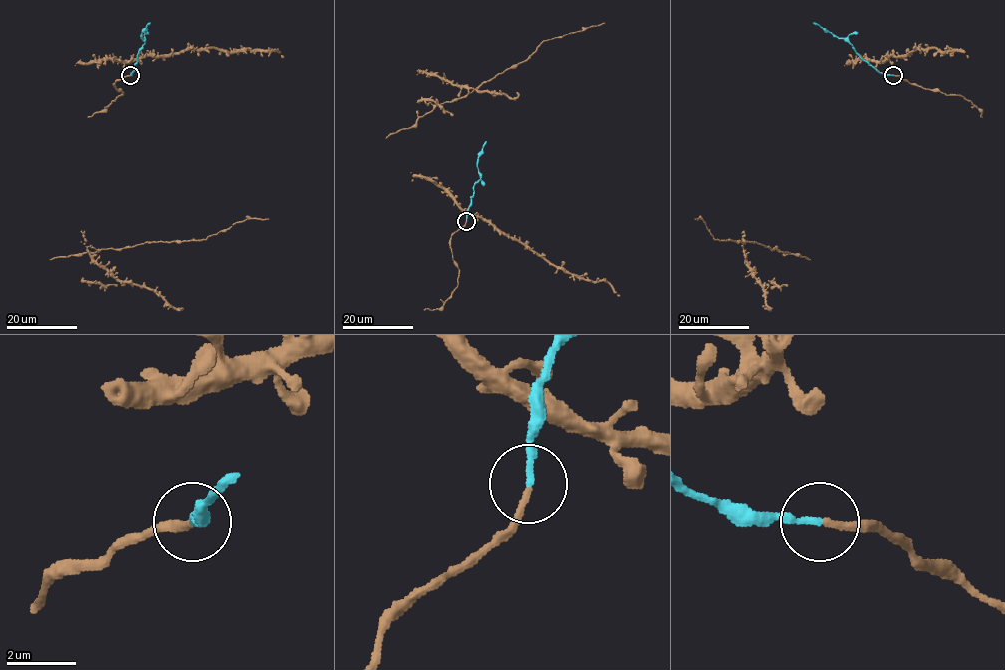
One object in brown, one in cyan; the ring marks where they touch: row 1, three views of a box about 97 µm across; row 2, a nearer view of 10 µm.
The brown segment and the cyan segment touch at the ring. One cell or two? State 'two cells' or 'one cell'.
one cell

